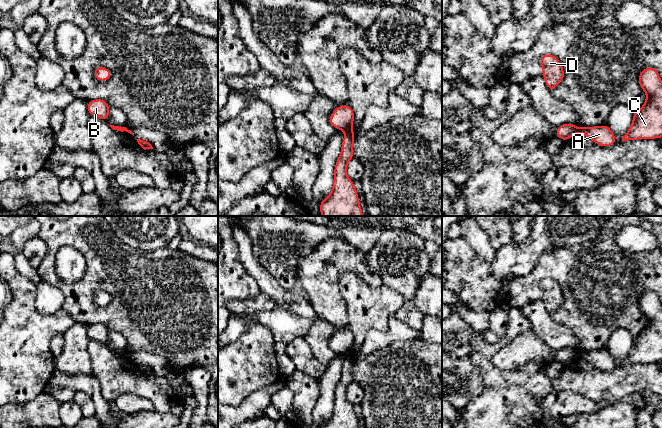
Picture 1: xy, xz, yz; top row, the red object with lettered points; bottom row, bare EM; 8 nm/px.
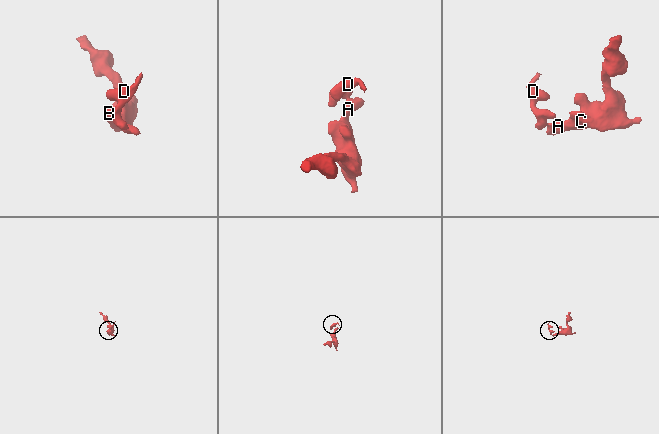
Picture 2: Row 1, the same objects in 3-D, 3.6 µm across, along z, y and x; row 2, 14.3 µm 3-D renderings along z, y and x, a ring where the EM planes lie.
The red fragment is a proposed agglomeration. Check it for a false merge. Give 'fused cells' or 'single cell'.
fused cells

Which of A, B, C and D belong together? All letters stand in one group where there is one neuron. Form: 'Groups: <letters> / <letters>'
Groups: A C / B D

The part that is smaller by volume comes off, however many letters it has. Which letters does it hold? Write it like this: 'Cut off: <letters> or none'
Cut off: B, D

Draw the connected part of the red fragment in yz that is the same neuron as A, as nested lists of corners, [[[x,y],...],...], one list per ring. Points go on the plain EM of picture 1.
[[[607,348],[597,351],[579,351],[578,356],[602,371],[611,370],[616,367],[616,361]]]

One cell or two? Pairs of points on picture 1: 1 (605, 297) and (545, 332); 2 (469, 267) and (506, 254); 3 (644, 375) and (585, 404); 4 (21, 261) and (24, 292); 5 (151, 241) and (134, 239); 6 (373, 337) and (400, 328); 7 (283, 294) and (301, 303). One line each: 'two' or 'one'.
1: two
2: one
3: two
4: two
5: one
6: one
7: one

